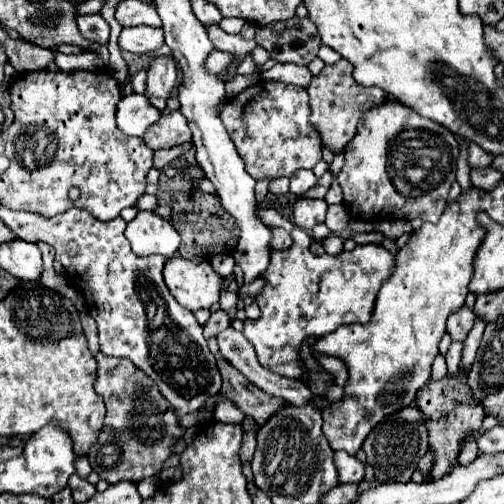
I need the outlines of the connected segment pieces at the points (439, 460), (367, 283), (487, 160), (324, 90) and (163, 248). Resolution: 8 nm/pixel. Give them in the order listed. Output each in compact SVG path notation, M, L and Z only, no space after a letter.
M459 367L457 373L453 375L445 375L437 381L431 379L423 389L419 389L415 397L415 405L425 415L425 427L429 433L429 449L433 451L433 465L427 475L433 481L435 477L441 479L453 471L453 467L457 465L457 455L461 451L463 441L467 437L477 437L477 431L481 429L483 419L485 419L485 409L479 401L473 399L471 387L467 385L467 375L469 371Z
M295 227L291 231L291 237L291 249L271 253L271 265L267 267L267 289L255 299L259 303L261 315L259 319L245 319L243 335L255 347L257 359L265 369L283 377L299 379L299 373L303 373L303 369L299 369L301 359L297 357L301 341L307 337L323 337L345 323L367 323L381 285L395 271L395 255L379 243L367 243L357 245L353 251L343 251L339 255L317 257L309 251L309 235L303 229Z
M469 145L469 157L467 157L467 163L475 169L481 169L481 167L489 167L493 161L493 157L487 157L487 153L483 153L483 149L479 149L479 145Z
M339 59L333 65L325 65L319 77L315 75L311 85L307 87L309 93L309 105L311 105L311 123L317 127L323 145L331 147L333 151L345 149L345 145L351 141L351 137L357 131L357 121L363 115L363 111L371 109L373 105L379 105L385 101L385 93L379 87L361 87L353 79L351 63L345 59Z
M139 211L137 217L127 223L125 237L129 239L133 253L139 257L173 257L179 249L179 233L171 227L169 221L151 211Z

